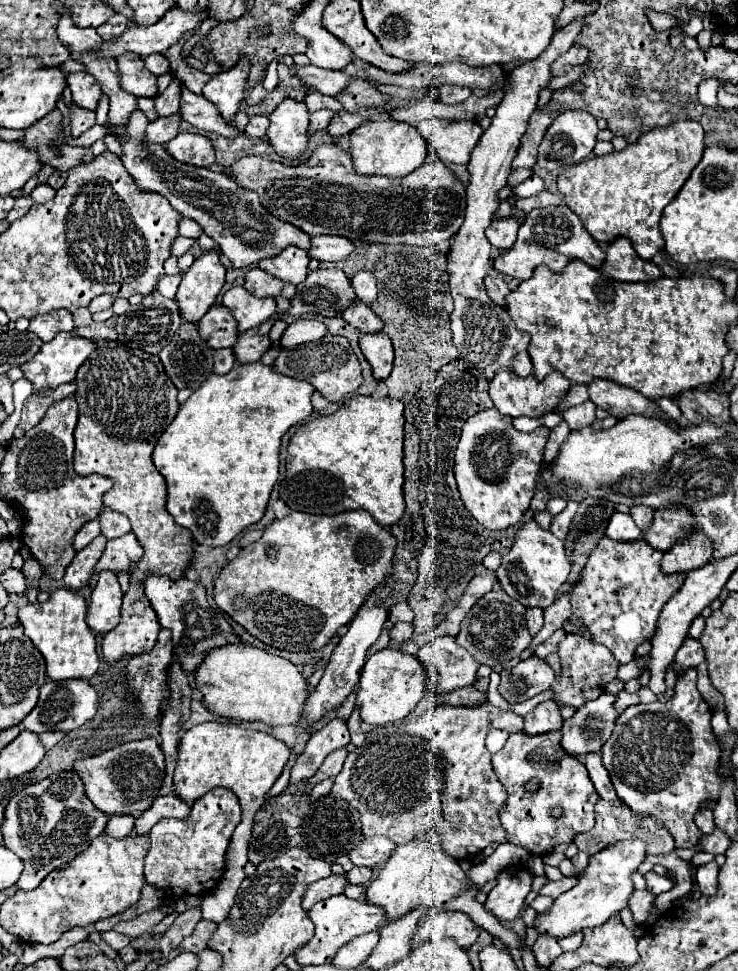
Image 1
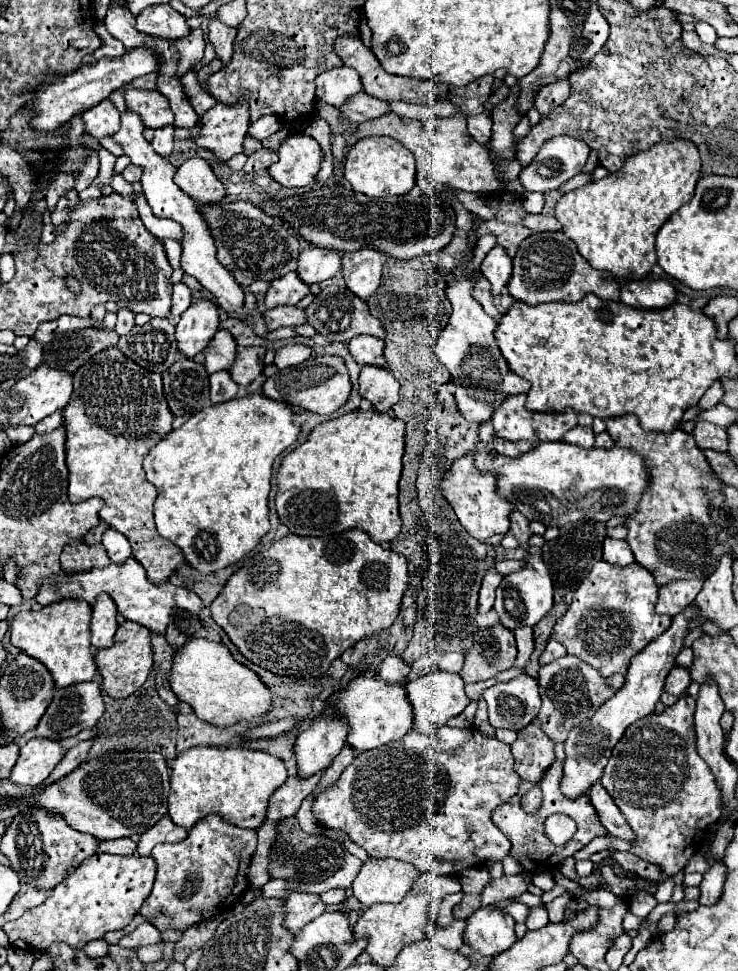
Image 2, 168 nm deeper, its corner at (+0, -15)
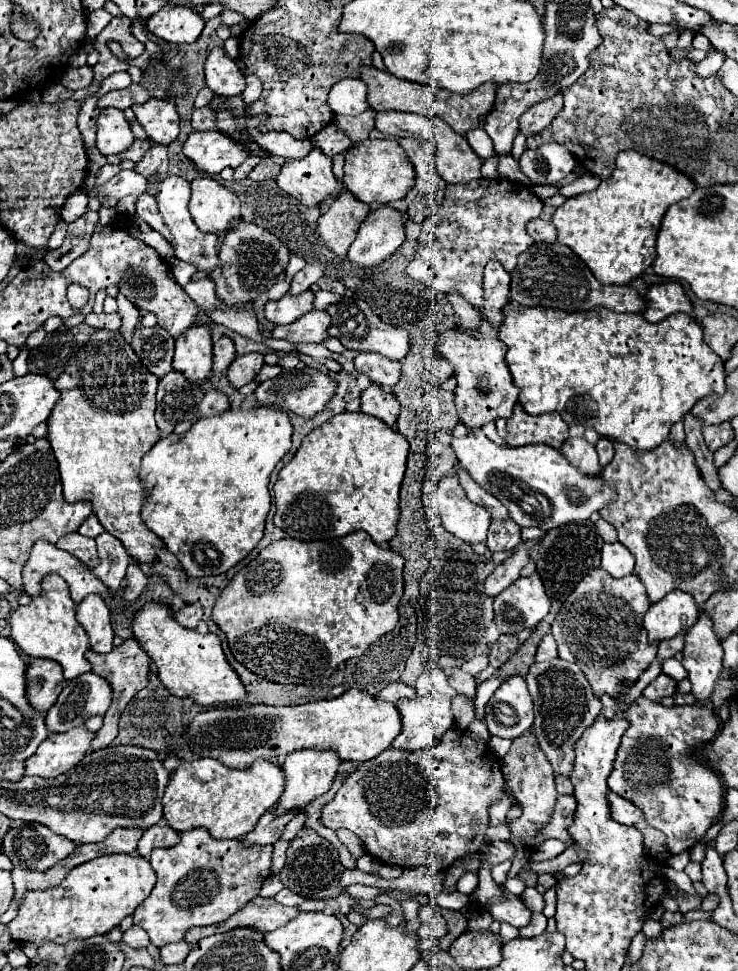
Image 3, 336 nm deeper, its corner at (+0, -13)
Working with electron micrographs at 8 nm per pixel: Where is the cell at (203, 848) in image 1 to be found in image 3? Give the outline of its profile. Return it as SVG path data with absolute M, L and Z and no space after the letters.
M191 829L181 833L181 841L169 849L155 849L149 857L153 871L157 873L157 883L151 895L137 907L133 913L135 923L149 933L153 945L163 947L185 937L185 931L197 925L215 925L229 919L233 913L243 909L251 899L255 899L261 891L263 881L271 875L271 845L257 845L253 849L245 849L237 839L213 839L207 829Z

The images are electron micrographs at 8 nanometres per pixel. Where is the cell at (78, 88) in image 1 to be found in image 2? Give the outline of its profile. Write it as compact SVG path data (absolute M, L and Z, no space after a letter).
M103 99L95 107L83 111L81 119L83 119L85 131L89 135L93 135L95 139L109 137L119 127L119 111L115 109L115 105L109 99Z

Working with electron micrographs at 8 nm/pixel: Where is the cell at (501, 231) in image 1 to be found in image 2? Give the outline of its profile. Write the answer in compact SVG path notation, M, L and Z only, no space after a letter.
M495 245L481 263L481 273L489 279L493 295L499 295L501 289L509 283L513 259L507 255L507 251L501 245Z

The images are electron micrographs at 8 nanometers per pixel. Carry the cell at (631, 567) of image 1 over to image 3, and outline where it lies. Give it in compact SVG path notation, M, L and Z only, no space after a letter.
M595 569L589 577L583 577L577 589L563 601L551 625L559 657L579 665L595 697L617 697L621 687L635 683L655 659L657 645L649 645L647 633L641 627L641 619L649 607L645 587L635 575L613 579L603 569Z

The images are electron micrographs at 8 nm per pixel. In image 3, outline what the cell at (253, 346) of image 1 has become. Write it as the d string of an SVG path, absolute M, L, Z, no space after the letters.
M247 353L247 355L237 357L231 363L231 367L227 369L229 385L233 385L233 389L241 389L243 385L247 385L255 379L255 375L261 371L261 367L263 367L261 353Z

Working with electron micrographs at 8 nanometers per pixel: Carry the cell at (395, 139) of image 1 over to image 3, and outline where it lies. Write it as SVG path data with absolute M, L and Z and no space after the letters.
M367 139L361 143L355 143L345 153L345 167L343 167L343 185L363 203L367 205L387 205L391 201L403 199L409 189L415 185L415 171L411 167L409 157L403 153L403 147L391 139L391 141L379 141L379 139Z

